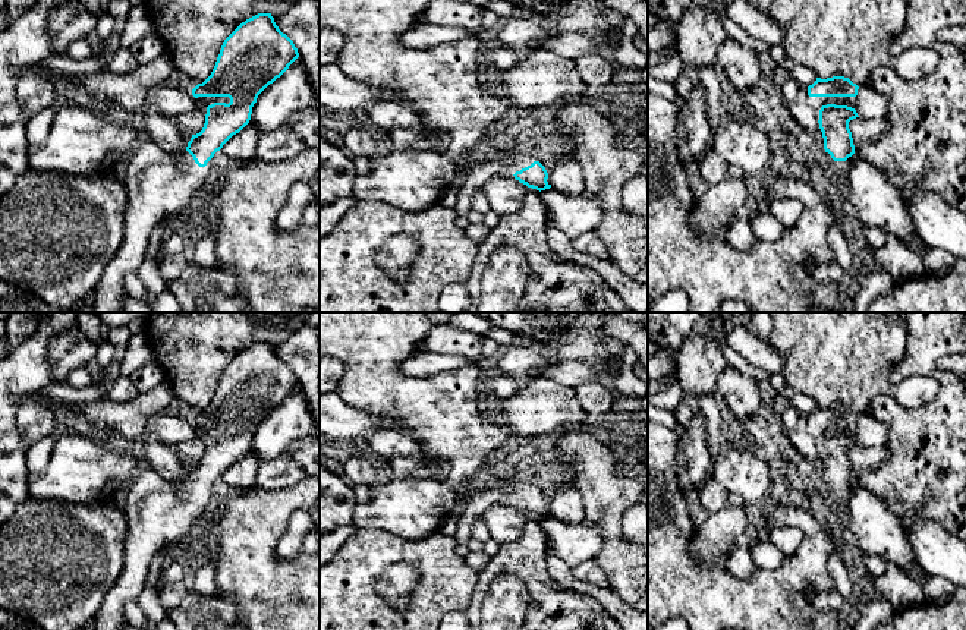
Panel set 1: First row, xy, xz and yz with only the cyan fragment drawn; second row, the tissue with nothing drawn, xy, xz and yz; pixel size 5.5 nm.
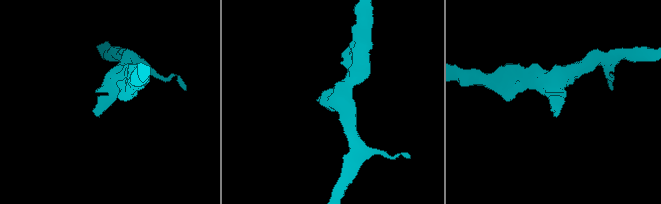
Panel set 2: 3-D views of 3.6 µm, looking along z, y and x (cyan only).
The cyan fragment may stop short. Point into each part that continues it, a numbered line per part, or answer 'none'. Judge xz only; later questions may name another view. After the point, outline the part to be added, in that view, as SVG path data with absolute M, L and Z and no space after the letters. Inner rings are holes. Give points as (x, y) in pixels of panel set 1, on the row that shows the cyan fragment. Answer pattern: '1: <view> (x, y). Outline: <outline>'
1: xz (475, 178). Outline: M512 152L500 161L479 163L465 171L463 180L457 185L457 199L454 211L457 217L466 217L475 193L481 193L482 188L493 177L515 179L515 173L538 161L526 154Z

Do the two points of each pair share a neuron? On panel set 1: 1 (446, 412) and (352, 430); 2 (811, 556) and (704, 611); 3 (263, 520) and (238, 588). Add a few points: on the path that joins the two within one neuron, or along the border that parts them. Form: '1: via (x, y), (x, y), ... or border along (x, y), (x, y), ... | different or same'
1: border along (364, 408), (396, 419), (411, 431), (414, 438) | different
2: via (784, 582), (762, 604), (730, 604) | same
3: via (246, 536), (245, 572) | same

